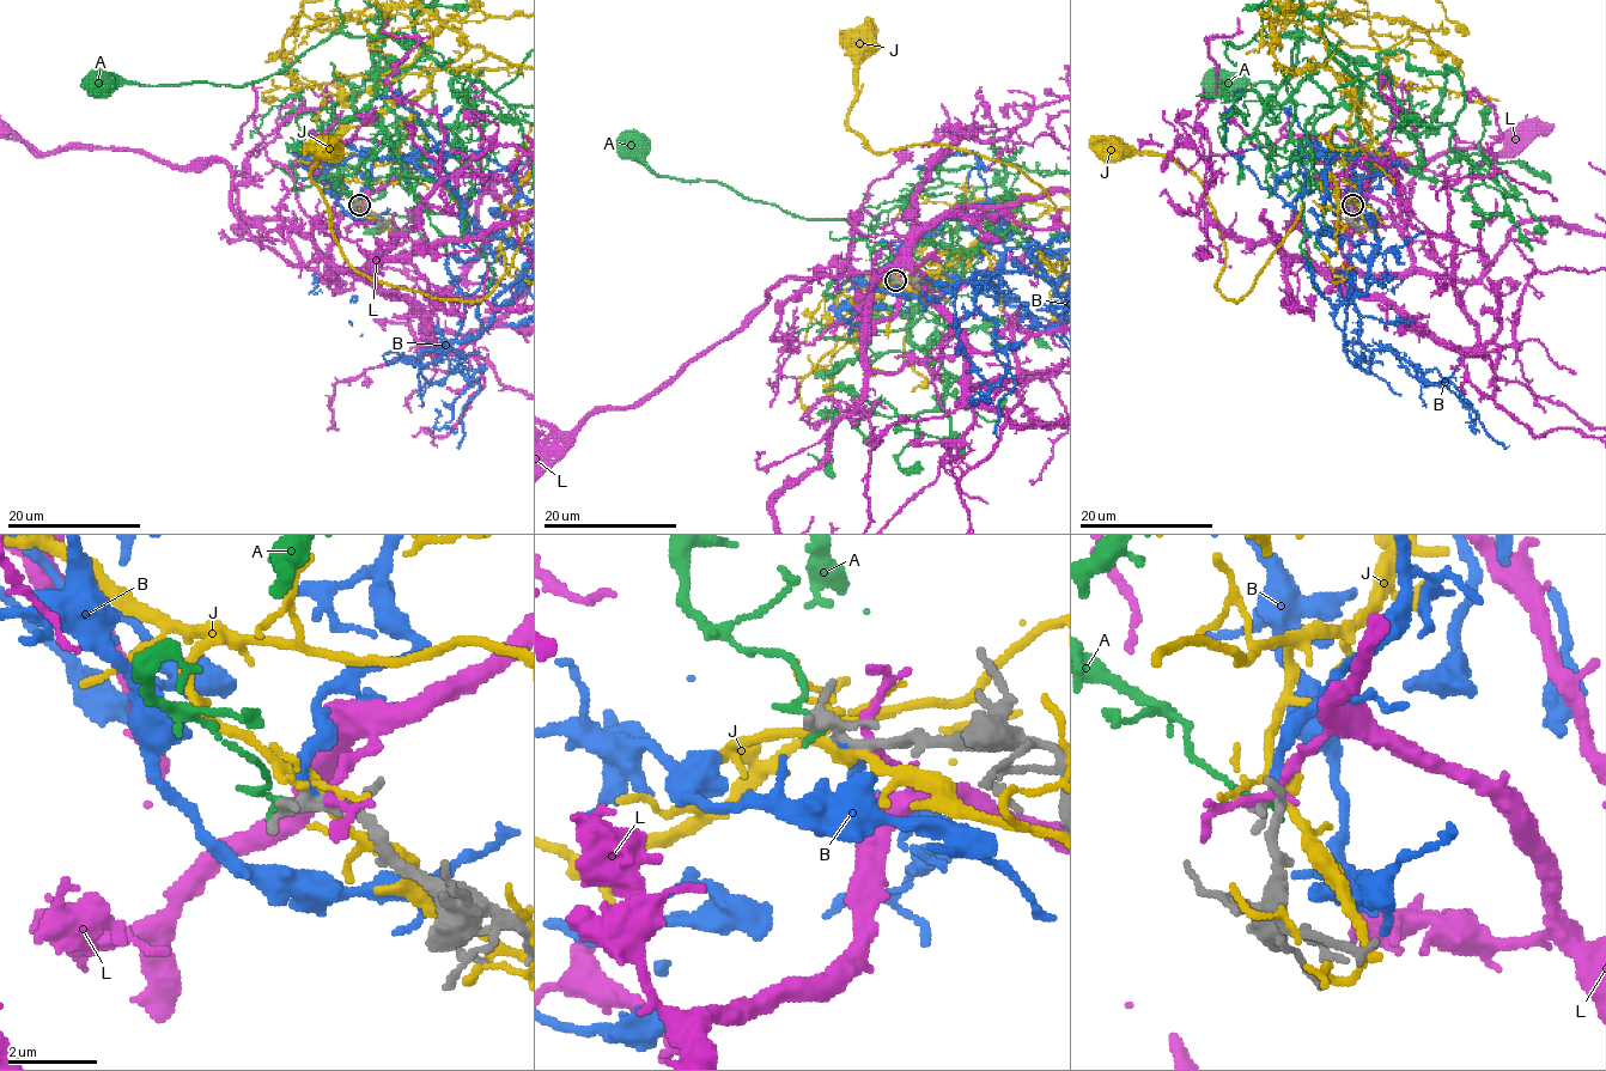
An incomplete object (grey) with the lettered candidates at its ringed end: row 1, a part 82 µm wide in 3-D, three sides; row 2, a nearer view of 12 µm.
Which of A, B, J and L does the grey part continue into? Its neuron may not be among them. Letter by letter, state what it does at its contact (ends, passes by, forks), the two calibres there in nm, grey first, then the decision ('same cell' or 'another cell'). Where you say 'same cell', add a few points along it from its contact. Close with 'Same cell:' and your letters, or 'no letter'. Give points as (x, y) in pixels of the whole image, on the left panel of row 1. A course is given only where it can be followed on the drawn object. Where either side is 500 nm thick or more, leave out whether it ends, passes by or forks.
A: it ends; calibres 340 and 160 nm; another cell
B: it ends; calibres 200 and 260 nm; same cell
J: it forks; calibres 190 and 240 nm; another cell
L: it passes by; calibres 190 and 190 nm; another cell
Same cell: B

